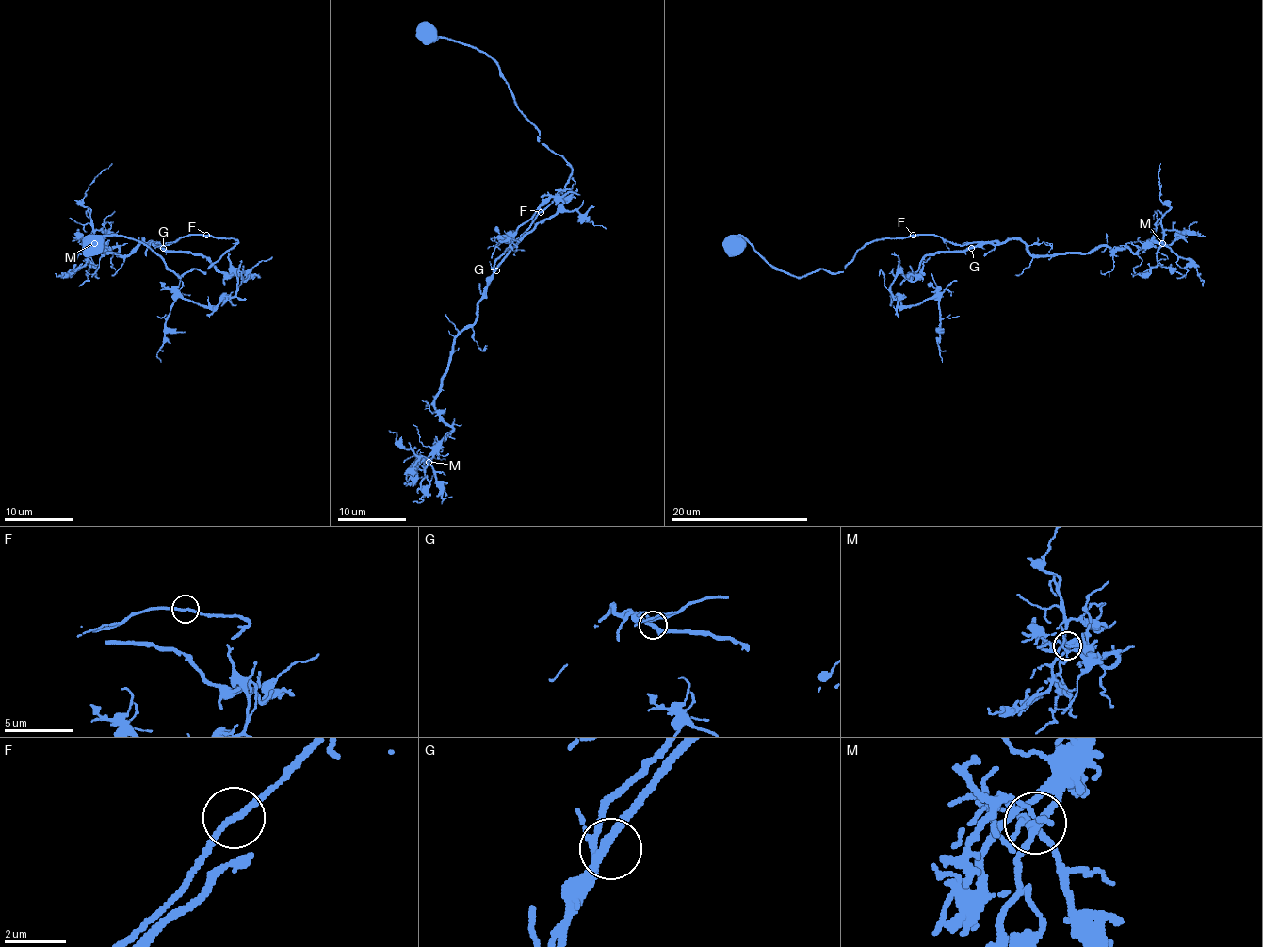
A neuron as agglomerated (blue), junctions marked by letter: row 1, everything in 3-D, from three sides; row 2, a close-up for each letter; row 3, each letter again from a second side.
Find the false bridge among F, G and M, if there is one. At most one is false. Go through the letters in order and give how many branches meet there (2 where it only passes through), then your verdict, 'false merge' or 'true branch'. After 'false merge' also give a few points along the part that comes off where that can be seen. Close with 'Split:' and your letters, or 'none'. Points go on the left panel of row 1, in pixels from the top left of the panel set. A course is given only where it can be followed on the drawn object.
F: branches 2; true branch
G: branches 2; true branch
M: branches 3; true branch
Split: none

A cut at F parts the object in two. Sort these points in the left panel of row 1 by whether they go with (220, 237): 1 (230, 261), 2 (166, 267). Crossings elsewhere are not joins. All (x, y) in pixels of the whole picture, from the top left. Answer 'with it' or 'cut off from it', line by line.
1: cut off from it
2: with it

